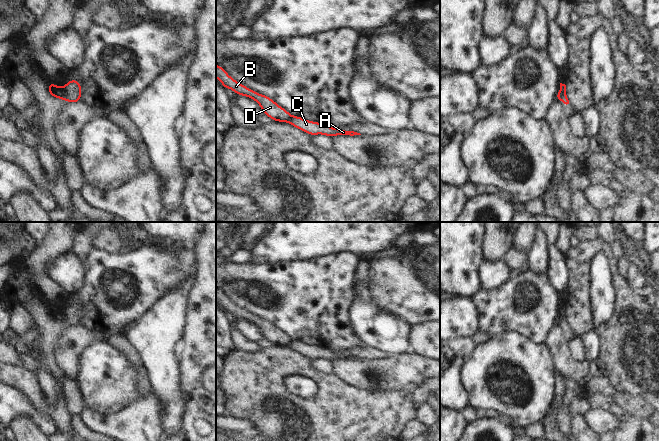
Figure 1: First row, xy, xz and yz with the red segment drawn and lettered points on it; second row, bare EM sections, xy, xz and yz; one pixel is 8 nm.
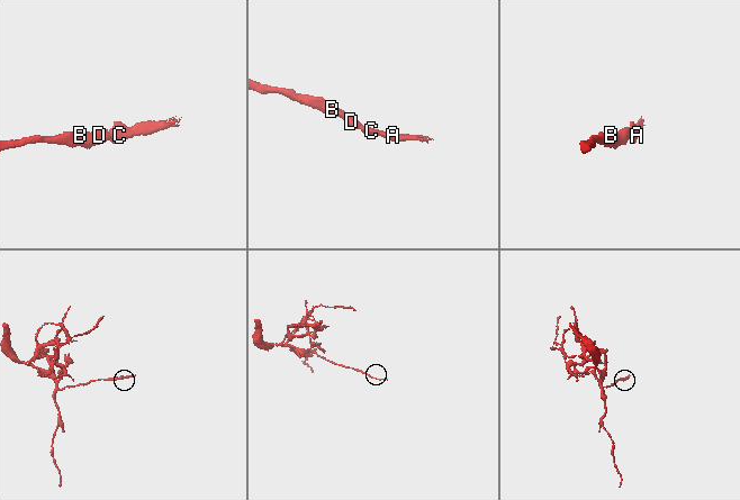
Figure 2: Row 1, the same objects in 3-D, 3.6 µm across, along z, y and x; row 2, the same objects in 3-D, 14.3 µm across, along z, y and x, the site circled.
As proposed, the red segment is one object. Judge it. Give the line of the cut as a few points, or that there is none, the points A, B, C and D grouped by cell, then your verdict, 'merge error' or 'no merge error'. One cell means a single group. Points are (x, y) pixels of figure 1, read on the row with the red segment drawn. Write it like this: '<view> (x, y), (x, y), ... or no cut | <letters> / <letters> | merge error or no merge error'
xy (62, 88), (65, 98) | A C / B D | merge error

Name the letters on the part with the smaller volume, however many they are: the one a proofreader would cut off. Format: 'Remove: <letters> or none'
Remove: A, C

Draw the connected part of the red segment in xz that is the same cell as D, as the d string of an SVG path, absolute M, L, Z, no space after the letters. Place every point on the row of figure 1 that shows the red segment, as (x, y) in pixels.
M216 64L216 78L221 80L221 84L225 89L230 88L238 96L242 95L255 100L262 108L263 113L274 121L288 122L292 117L288 111L279 106L271 98L263 94L259 94L231 78L218 64Z

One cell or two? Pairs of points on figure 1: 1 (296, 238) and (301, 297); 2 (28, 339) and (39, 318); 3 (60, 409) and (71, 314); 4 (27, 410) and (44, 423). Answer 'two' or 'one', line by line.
1: two
2: two
3: one
4: one

